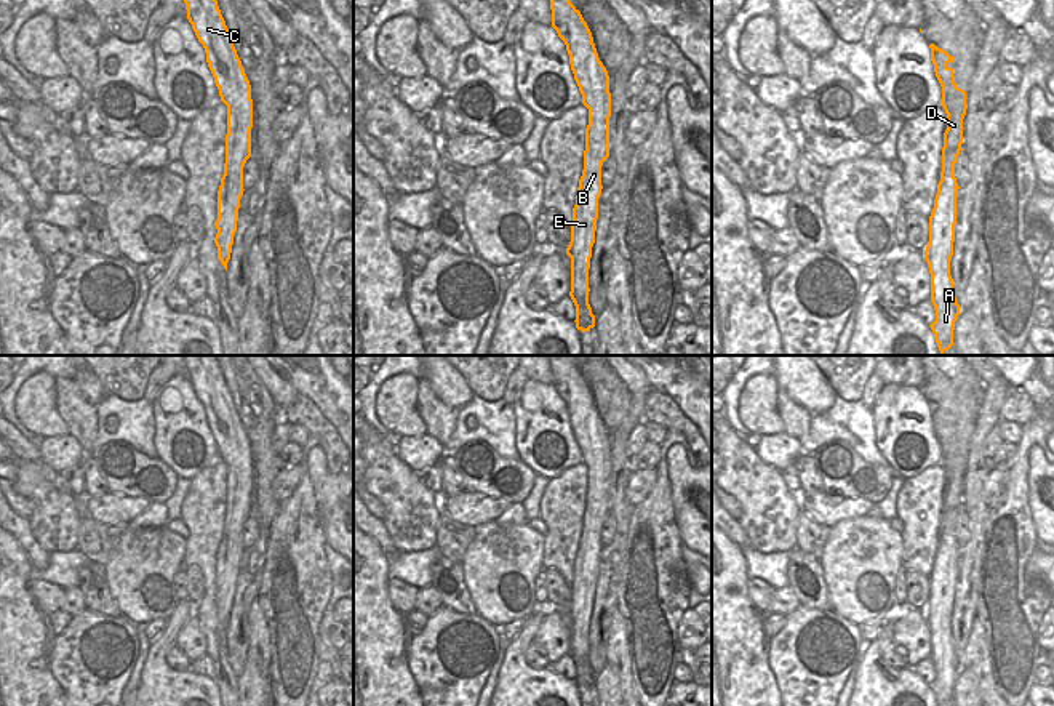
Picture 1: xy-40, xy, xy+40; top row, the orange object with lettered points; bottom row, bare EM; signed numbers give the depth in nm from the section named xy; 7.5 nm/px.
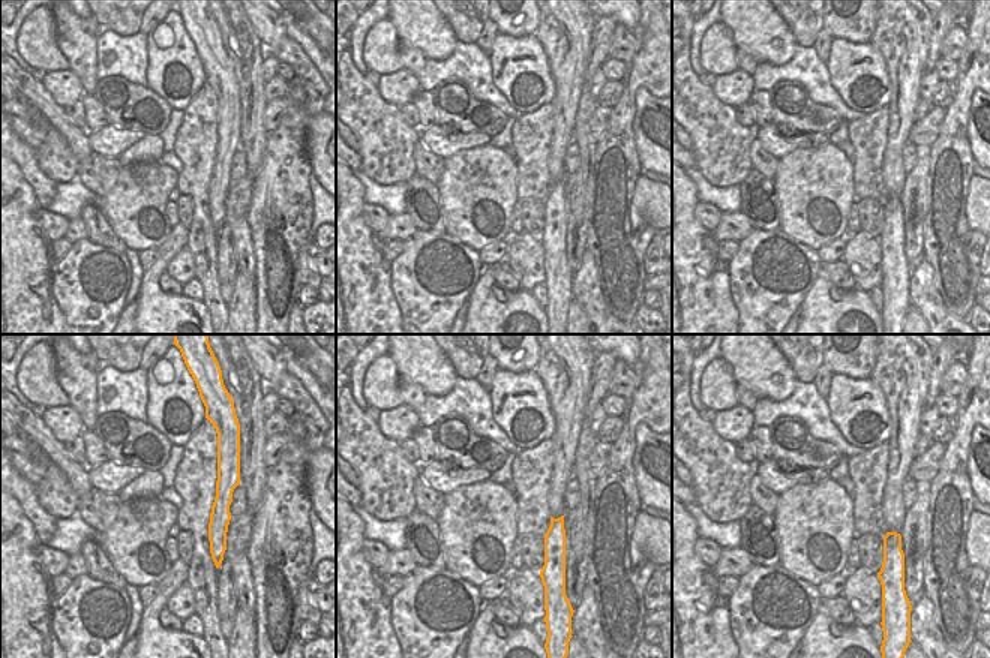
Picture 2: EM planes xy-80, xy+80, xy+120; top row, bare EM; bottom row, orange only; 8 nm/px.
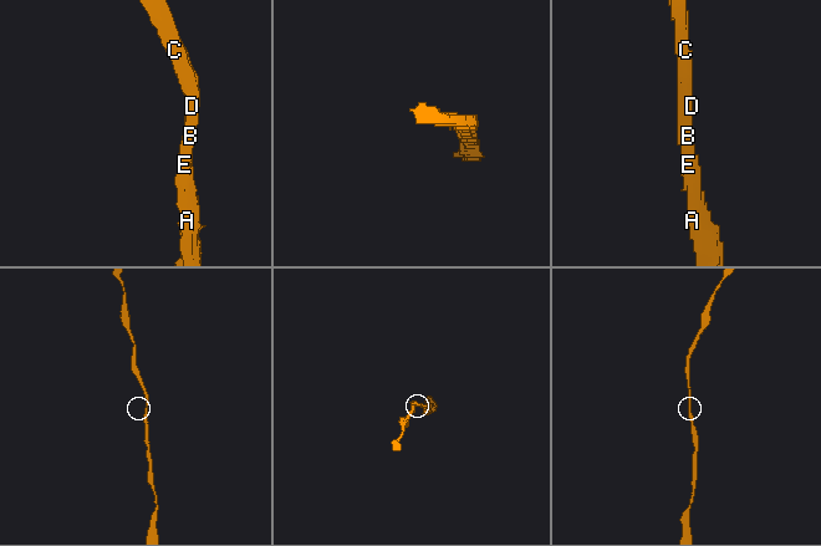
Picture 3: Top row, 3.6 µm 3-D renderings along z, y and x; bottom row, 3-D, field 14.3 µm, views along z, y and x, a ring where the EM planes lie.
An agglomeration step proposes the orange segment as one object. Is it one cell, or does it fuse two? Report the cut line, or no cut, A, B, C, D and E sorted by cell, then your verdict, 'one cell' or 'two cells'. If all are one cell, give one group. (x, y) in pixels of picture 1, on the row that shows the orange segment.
no cut | A B C D E | one cell

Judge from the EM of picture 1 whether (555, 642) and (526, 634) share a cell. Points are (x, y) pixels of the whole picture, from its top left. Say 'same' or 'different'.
different

